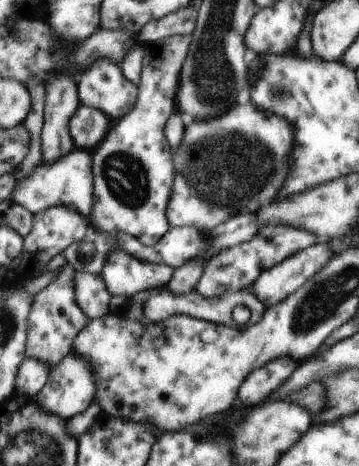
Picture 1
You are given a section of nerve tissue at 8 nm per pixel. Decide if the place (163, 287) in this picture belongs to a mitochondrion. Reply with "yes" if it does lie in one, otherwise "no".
no

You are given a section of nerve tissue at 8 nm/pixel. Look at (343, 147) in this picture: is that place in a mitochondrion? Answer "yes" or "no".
no

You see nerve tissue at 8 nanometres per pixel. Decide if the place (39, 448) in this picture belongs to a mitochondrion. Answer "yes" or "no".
yes

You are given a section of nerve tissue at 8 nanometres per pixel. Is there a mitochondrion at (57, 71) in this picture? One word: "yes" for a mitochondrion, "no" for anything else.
no

